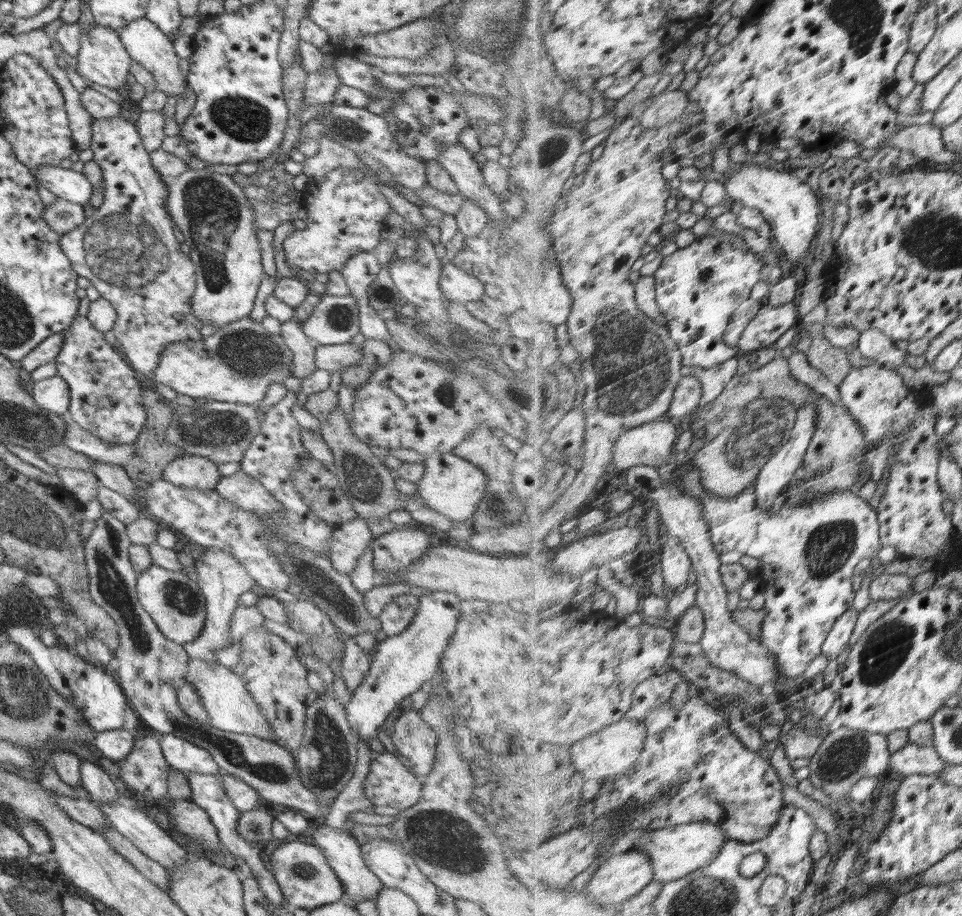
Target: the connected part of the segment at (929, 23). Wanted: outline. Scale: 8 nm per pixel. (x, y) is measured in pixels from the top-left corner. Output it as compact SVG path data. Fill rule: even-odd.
M936 2L925 4L924 12L918 12L910 32L910 54L919 55L932 42L940 28L940 12Z

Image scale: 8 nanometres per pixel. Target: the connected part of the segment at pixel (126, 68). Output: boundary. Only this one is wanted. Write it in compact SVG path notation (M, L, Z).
M98 23L80 28L80 51L78 51L76 58L76 71L85 80L108 86L108 88L124 94L129 86L127 76L130 73L131 60L130 54L124 50L124 46L118 38L118 32L114 29Z

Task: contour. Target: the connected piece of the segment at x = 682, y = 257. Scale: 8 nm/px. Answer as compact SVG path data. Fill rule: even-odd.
M714 236L698 238L690 246L678 250L672 256L663 260L660 268L655 272L658 279L657 297L659 309L668 320L667 328L674 341L678 343L678 350L683 356L686 369L691 366L700 368L714 368L726 360L732 360L741 353L740 348L734 348L727 343L728 328L733 322L733 317L740 306L750 299L756 284L762 281L762 270L767 266L754 250L738 250L732 242L726 242Z

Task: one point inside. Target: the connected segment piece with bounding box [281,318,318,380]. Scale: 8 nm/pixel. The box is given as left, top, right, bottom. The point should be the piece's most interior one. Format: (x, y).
(302, 348)

